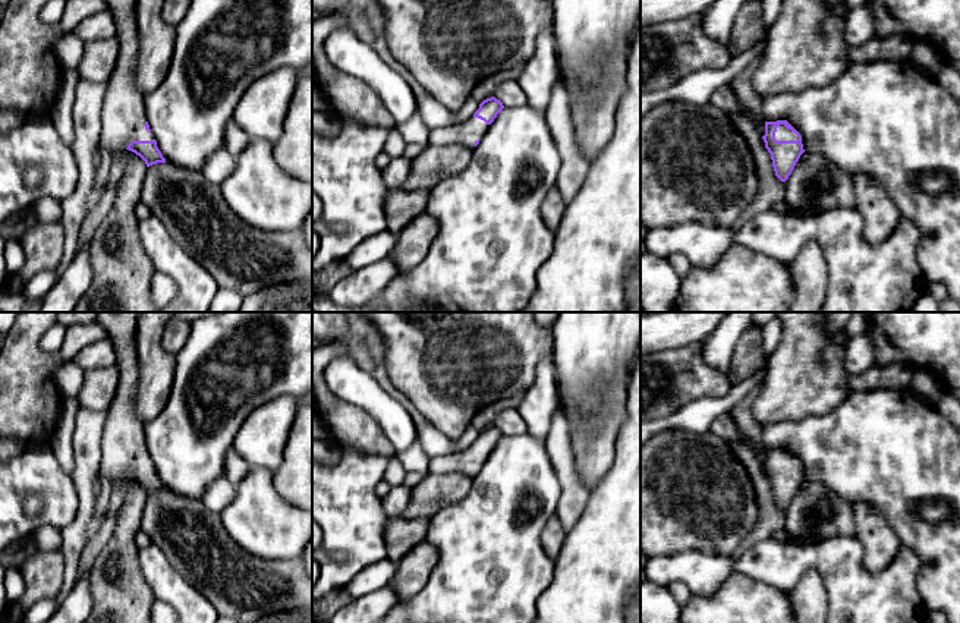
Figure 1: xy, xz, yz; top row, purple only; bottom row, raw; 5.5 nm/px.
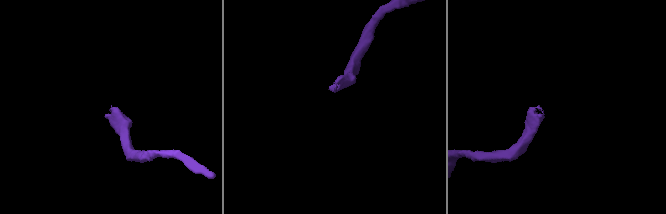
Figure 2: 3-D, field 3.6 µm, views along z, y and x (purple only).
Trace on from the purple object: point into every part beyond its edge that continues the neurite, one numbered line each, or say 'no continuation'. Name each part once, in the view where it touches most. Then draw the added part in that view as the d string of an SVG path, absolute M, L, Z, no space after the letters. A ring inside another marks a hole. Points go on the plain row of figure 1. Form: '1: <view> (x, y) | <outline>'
1: yz (783, 462) | M780 453L775 460L775 468L777 469L797 469L799 465L787 457L784 453Z

